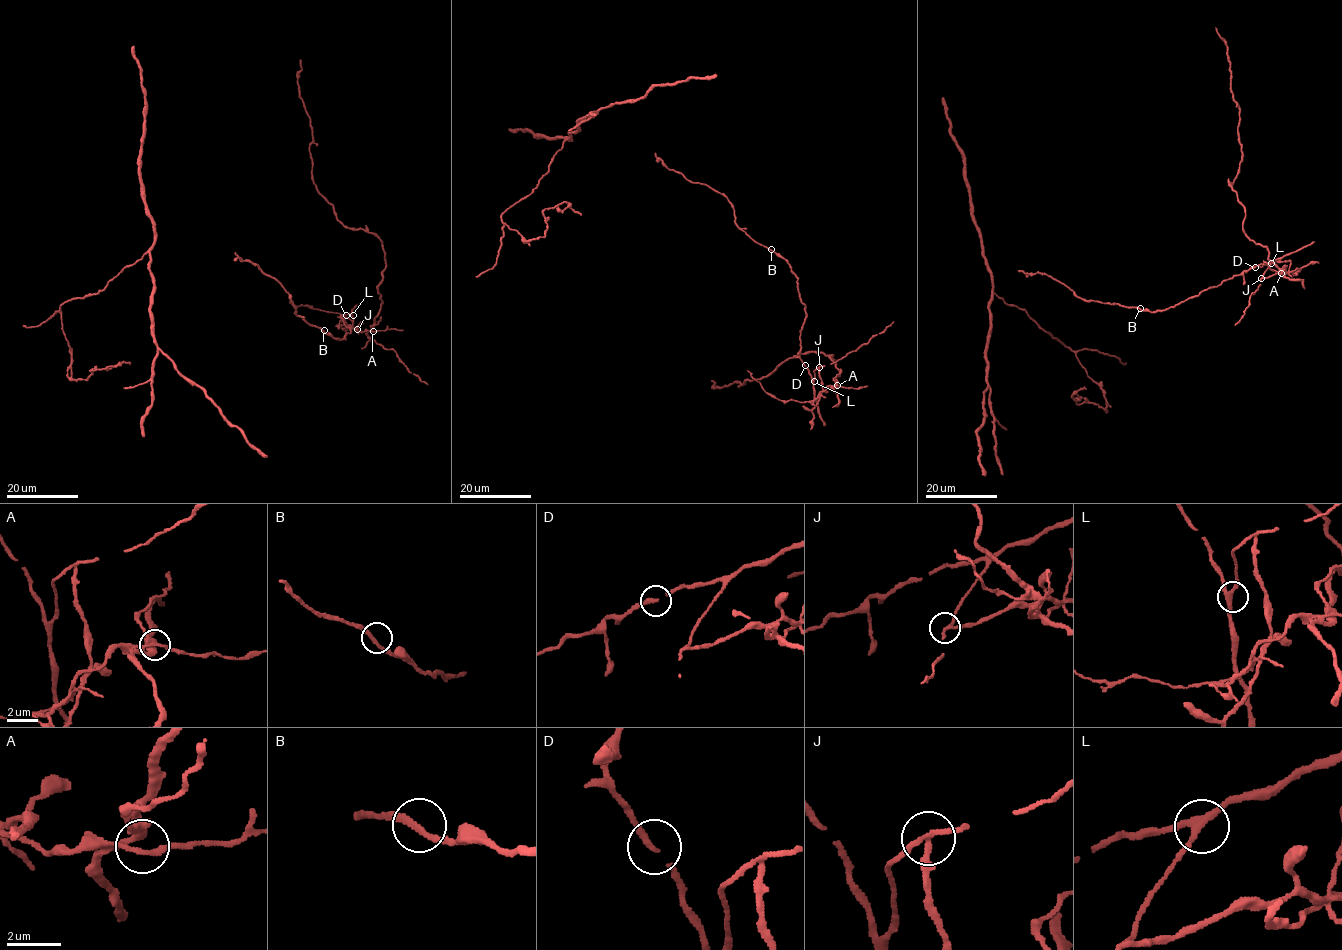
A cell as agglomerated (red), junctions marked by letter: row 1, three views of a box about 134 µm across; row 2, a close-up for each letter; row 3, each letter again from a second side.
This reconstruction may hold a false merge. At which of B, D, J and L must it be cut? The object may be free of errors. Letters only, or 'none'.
J

